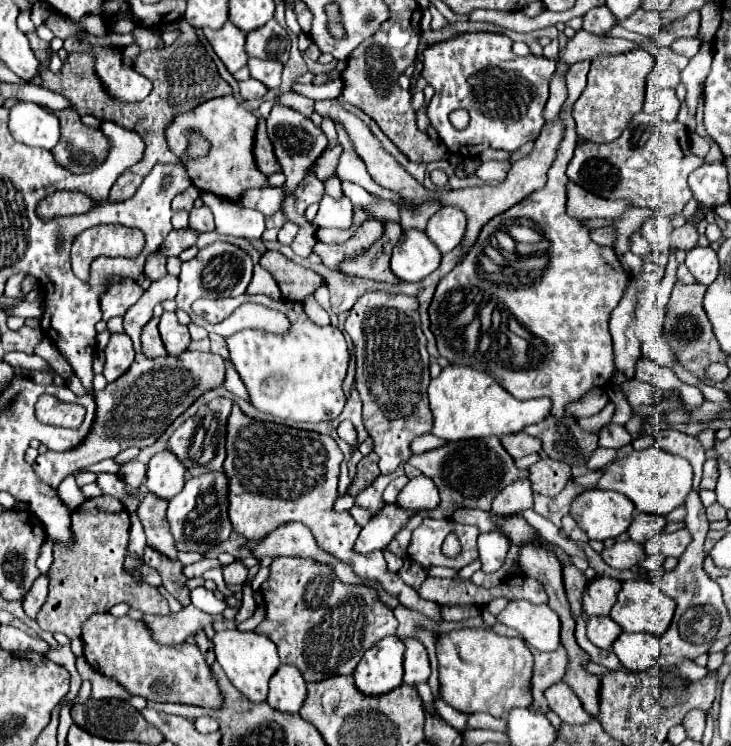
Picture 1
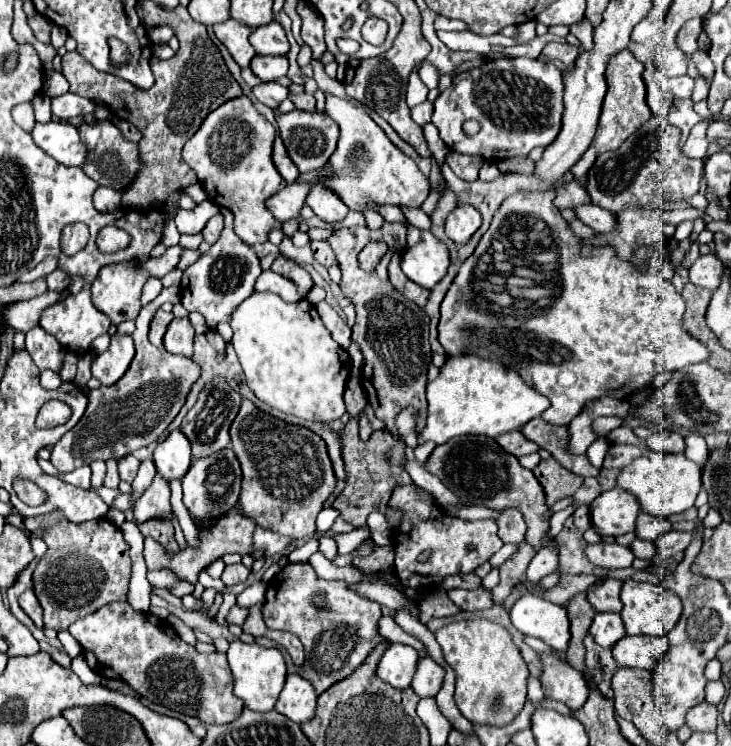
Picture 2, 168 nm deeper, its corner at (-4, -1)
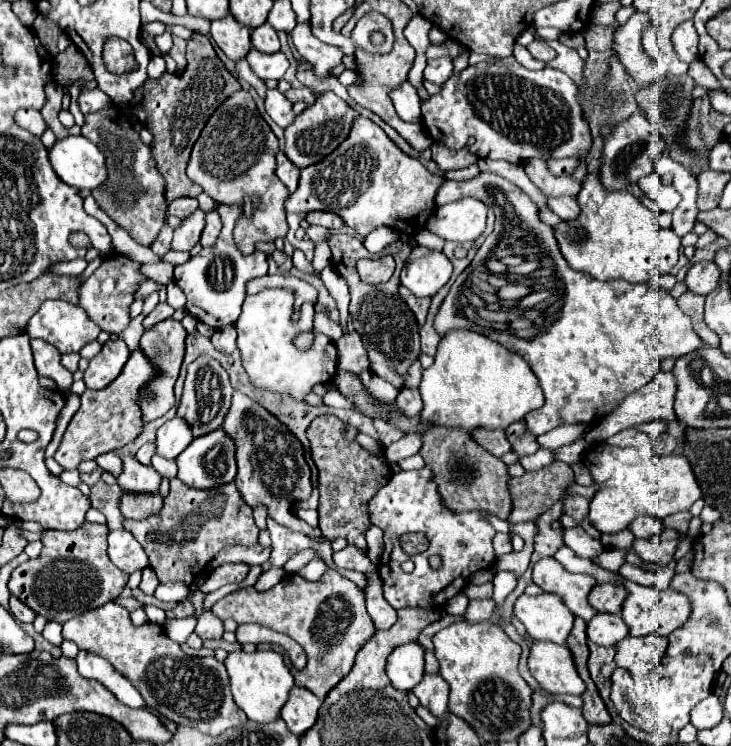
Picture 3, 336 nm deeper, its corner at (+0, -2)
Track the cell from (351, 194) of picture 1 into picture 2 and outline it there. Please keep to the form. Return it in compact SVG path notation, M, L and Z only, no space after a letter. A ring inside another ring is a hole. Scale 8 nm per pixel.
M406 224L406 236L408 242L400 259L402 272L430 290L444 278L450 266L448 248L430 230L420 230L412 224Z

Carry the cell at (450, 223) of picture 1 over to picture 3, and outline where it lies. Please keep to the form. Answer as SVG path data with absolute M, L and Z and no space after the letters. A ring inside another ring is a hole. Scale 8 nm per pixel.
M464 197L460 201L438 207L432 219L428 219L426 229L444 241L476 241L486 229L486 213L488 207L482 201Z

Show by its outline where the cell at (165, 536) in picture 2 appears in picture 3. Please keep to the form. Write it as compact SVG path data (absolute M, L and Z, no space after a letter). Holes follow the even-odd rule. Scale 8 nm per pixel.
M122 491L120 497L120 511L124 517L132 519L144 519L144 515L152 515L152 511L160 511L162 505L160 493L132 493Z

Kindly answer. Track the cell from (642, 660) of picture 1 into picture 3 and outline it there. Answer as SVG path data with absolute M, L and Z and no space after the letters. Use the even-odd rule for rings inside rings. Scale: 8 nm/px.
M660 635L626 637L616 645L616 665L632 675L646 675L660 663L666 647L668 639Z

